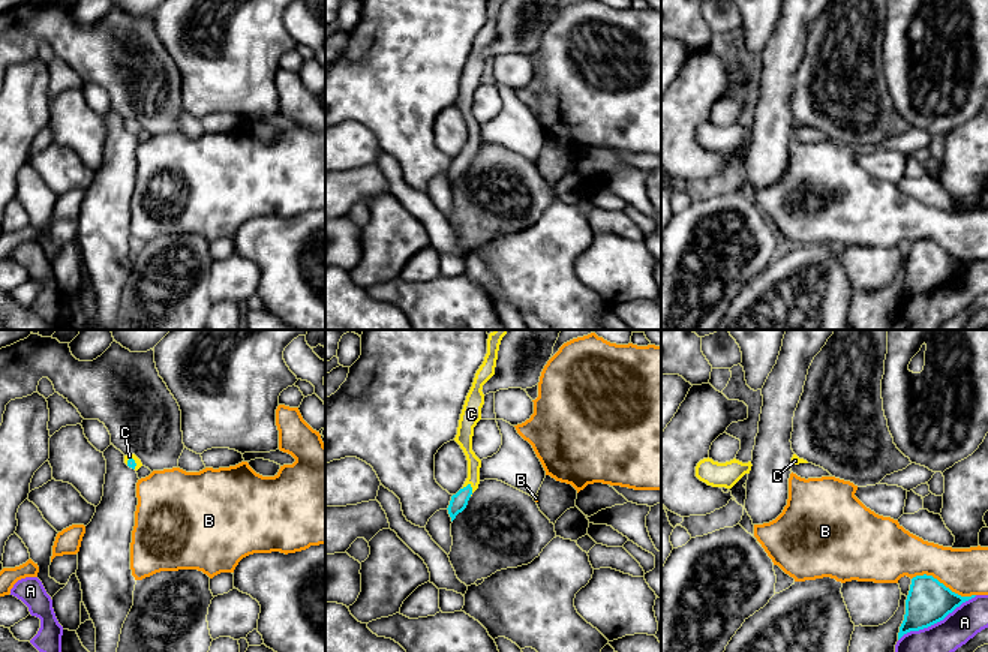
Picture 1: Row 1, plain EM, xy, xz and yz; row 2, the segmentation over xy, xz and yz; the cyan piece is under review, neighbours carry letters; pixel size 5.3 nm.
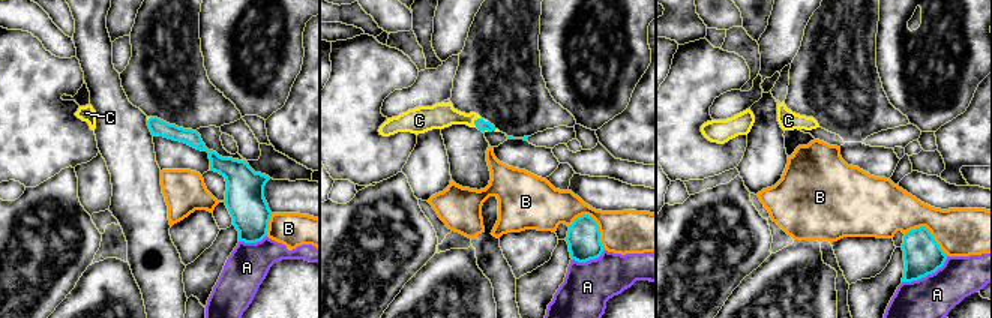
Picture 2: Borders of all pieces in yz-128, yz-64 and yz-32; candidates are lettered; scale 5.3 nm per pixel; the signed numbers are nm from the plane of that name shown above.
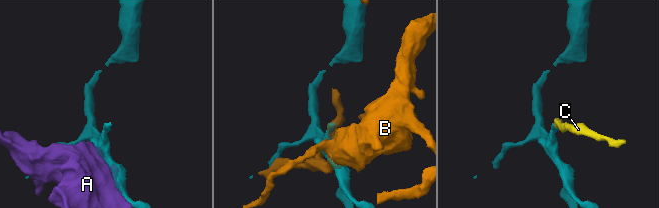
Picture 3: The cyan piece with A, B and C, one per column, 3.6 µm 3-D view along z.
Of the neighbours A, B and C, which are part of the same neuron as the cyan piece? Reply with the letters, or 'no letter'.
C

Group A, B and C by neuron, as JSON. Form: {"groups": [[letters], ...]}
{"groups": [["A"], ["B"], ["C"]]}

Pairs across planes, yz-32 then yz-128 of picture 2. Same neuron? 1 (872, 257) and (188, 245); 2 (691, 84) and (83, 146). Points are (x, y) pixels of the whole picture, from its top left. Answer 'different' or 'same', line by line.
1: same
2: same

